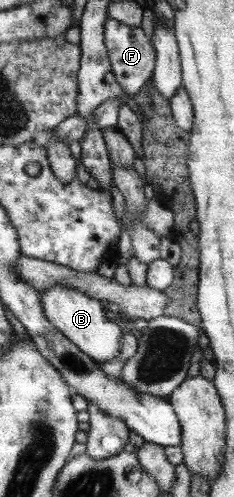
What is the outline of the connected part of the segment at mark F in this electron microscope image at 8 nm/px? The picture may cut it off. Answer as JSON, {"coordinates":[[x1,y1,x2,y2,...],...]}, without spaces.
{"coordinates":[[109,18,104,23,104,45,107,49,114,78,123,88,125,95,133,99,143,89,147,79,151,77,153,67,156,67,153,45,149,43,143,29,125,25,116,19]]}

